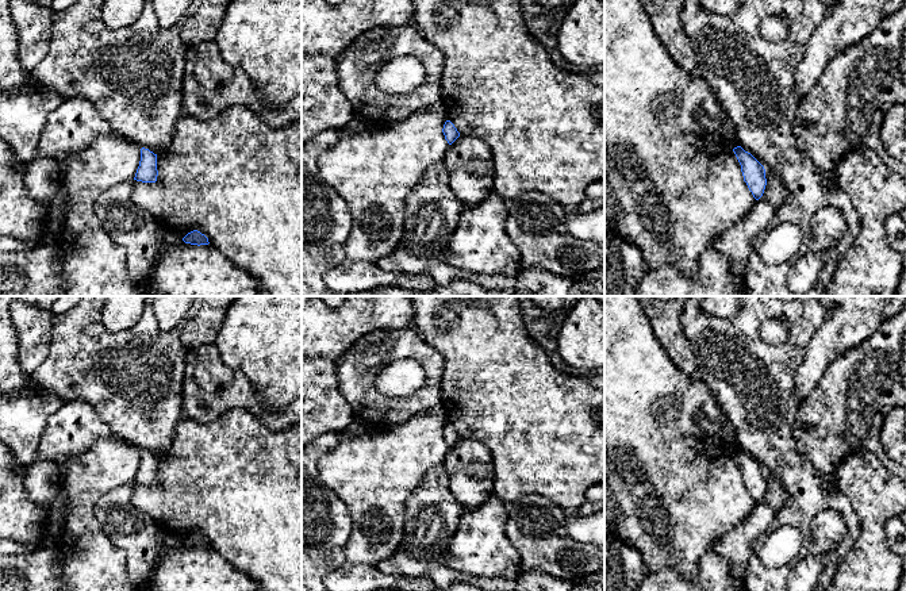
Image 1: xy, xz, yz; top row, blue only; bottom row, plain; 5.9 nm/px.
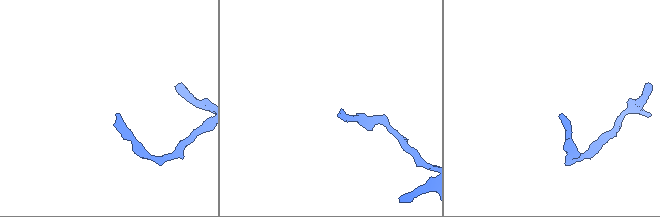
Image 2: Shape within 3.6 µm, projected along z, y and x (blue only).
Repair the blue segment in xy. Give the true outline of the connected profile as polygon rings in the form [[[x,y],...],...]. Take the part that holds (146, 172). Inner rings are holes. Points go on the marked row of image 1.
[[[141,149],[141,161],[137,169],[134,180],[142,183],[156,183],[158,176],[157,170],[157,154],[149,149]]]

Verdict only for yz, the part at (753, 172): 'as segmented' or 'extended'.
as segmented

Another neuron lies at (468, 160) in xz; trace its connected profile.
[[[460,135],[448,149],[444,165],[449,172],[449,187],[467,208],[481,203],[492,191],[495,165],[485,142]]]

